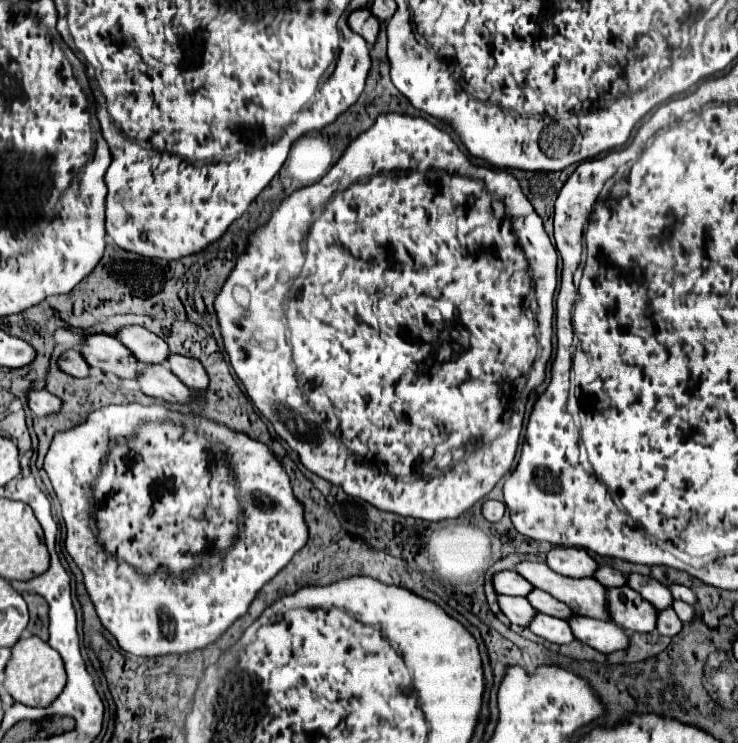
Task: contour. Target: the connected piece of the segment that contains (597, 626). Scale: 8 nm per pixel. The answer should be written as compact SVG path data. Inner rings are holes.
M574 616L568 620L574 636L592 646L594 650L602 654L610 654L616 650L628 648L628 636L624 628L620 628L614 622L604 622L596 618L586 618L586 616Z

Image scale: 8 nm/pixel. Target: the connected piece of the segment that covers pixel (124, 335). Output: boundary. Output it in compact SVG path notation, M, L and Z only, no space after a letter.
M124 326L118 332L118 338L144 364L164 364L170 356L168 344L144 326Z

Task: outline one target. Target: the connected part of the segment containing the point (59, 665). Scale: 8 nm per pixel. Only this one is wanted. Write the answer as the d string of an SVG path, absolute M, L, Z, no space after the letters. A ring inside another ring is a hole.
M38 636L20 638L16 646L12 648L12 658L6 666L6 680L4 688L10 692L10 696L26 706L48 706L52 700L60 696L66 684L66 670L60 654L50 648L50 644L42 642Z

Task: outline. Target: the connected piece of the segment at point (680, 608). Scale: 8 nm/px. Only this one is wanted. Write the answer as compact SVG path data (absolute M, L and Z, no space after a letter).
M676 600L676 602L674 602L674 612L680 616L680 620L682 620L682 622L692 620L692 616L694 616L692 606L690 606L690 604L686 604L686 602L682 602L682 600Z

